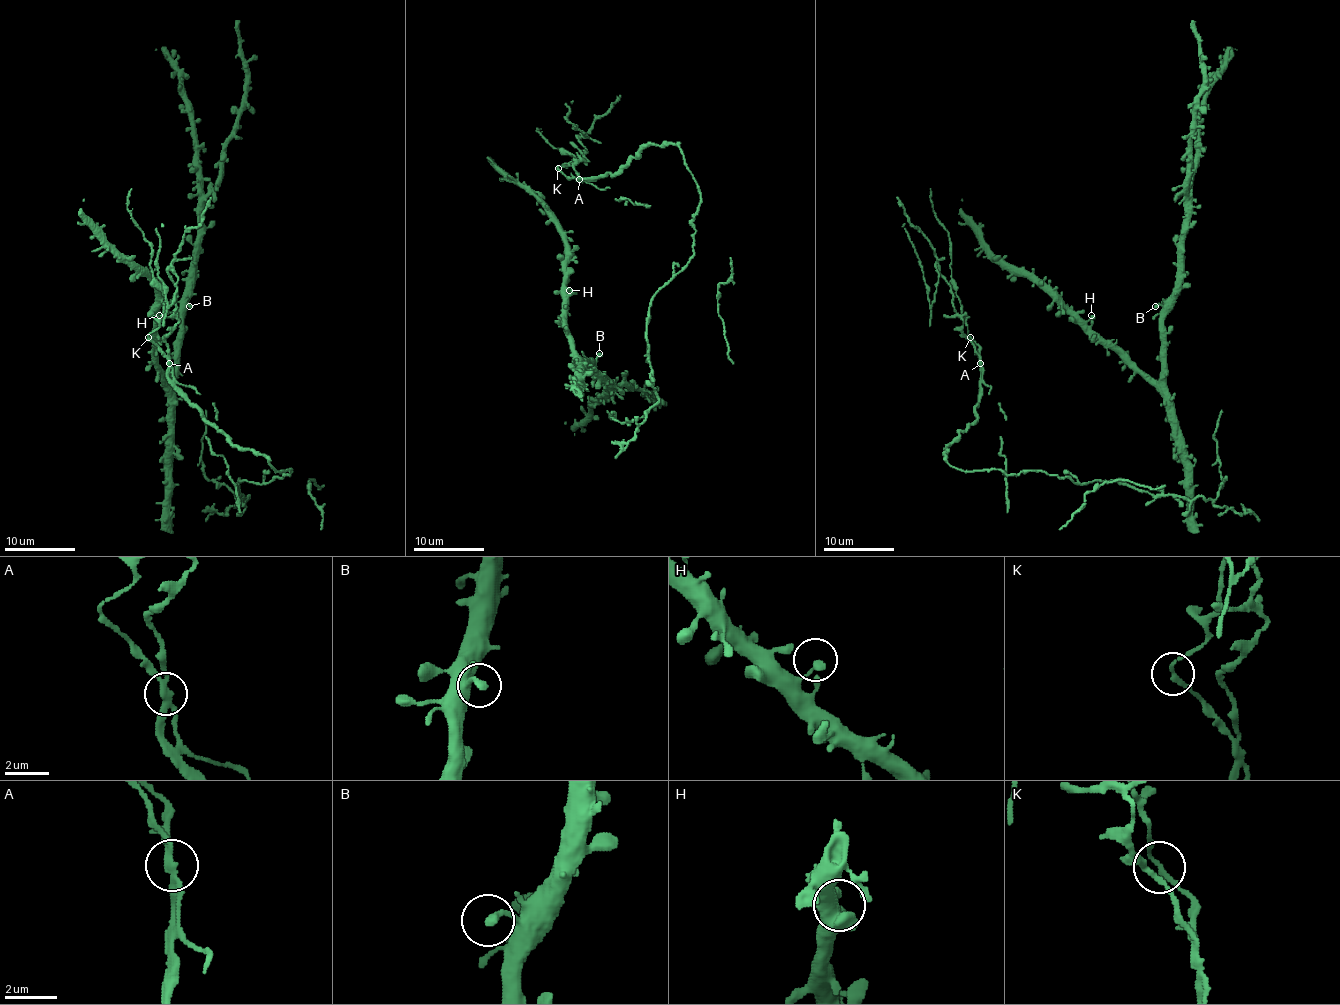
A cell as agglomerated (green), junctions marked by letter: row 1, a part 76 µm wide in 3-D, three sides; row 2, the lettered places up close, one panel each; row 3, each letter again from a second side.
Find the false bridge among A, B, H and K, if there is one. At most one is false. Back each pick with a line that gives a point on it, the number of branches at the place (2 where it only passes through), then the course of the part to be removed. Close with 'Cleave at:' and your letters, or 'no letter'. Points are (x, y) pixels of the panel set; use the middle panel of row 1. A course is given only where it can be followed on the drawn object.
A: (579, 179) | 2 | (579, 179), (675, 143), (699, 198), (694, 256), (648, 313), (659, 401), (616, 420)
Cleave at: A

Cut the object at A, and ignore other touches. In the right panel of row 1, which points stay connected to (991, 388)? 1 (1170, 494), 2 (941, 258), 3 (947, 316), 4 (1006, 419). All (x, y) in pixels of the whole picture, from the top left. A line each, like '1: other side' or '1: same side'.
1: other side
2: other side
3: other side
4: same side

